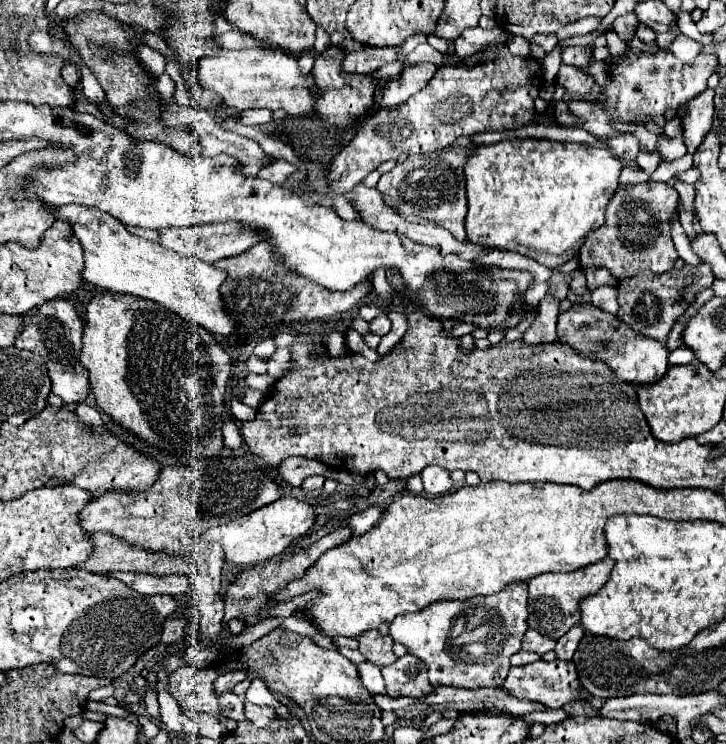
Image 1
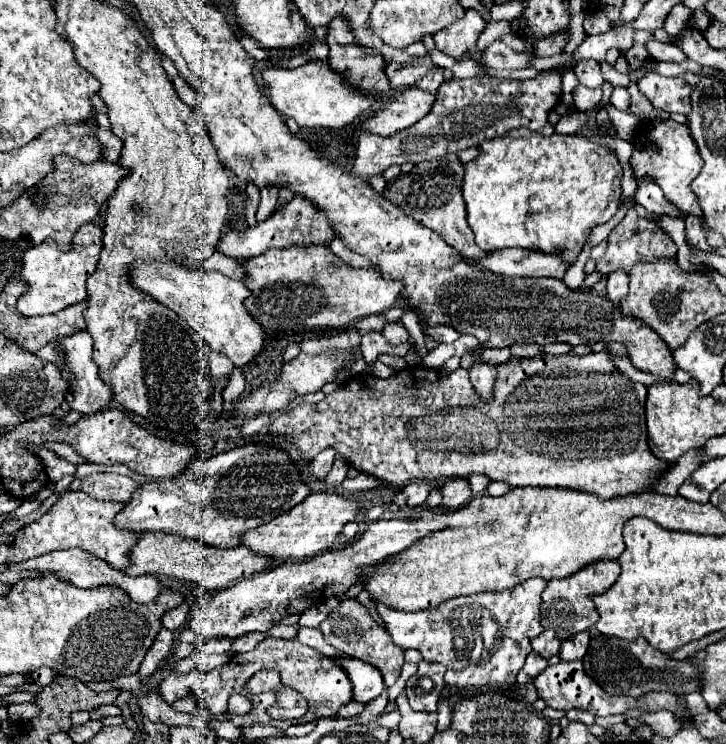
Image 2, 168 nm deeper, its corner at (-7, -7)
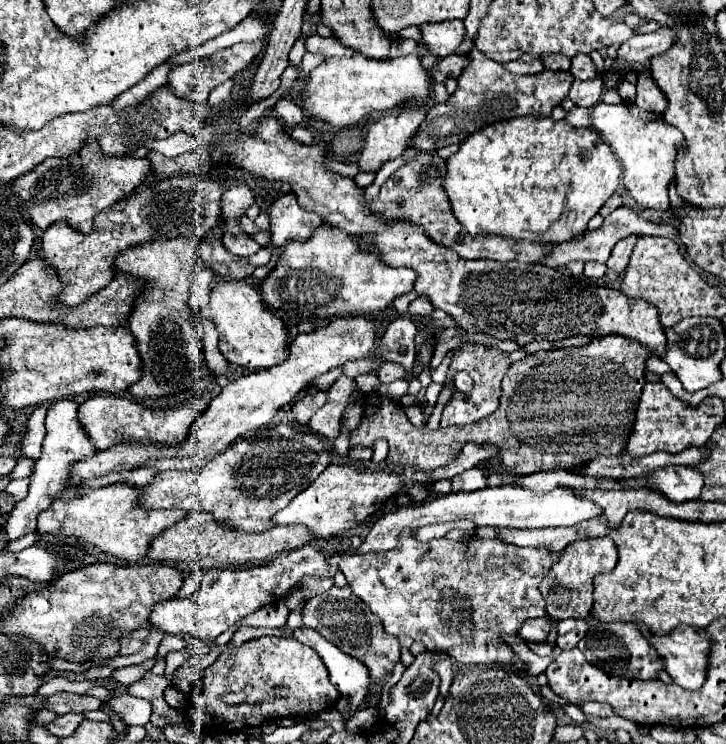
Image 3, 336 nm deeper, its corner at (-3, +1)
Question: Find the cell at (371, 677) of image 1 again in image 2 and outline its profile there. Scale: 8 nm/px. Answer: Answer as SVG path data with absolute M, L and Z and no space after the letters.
M355 658L339 660L339 664L345 668L351 684L353 684L353 700L371 702L385 690L381 672L377 672L377 668L373 668L371 664L365 664Z

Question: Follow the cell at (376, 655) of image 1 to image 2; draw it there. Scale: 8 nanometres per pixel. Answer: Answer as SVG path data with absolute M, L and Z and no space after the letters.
M347 598L341 602L339 608L335 608L329 618L321 624L321 632L323 638L327 640L327 644L339 648L341 652L369 662L373 664L381 674L387 686L393 686L395 680L399 678L401 666L403 666L403 650L389 638L389 632L385 628L381 628L377 622L373 622L373 618L369 616L369 610L357 600L357 598Z

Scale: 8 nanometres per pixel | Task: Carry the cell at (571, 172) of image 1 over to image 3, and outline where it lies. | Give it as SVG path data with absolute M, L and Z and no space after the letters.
M521 116L521 118L509 118L501 120L495 124L489 124L471 136L467 136L459 152L447 158L447 174L445 174L445 192L451 204L451 210L455 218L467 228L471 236L487 236L487 234L497 234L497 236L513 236L513 240L541 240L541 242L567 242L575 234L583 234L587 230L587 222L601 210L601 206L609 200L609 196L617 190L621 180L621 164L617 164L617 158L613 156L613 150L605 140L601 140L599 132L591 128L575 128L567 124L565 120L555 122L553 118L543 118L543 116Z

